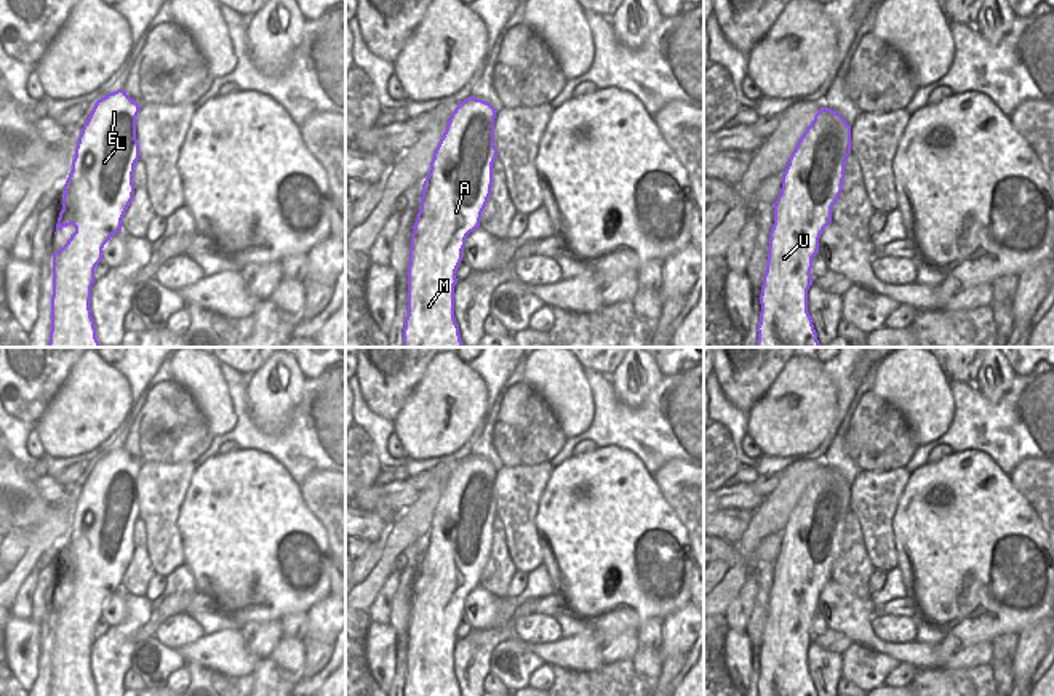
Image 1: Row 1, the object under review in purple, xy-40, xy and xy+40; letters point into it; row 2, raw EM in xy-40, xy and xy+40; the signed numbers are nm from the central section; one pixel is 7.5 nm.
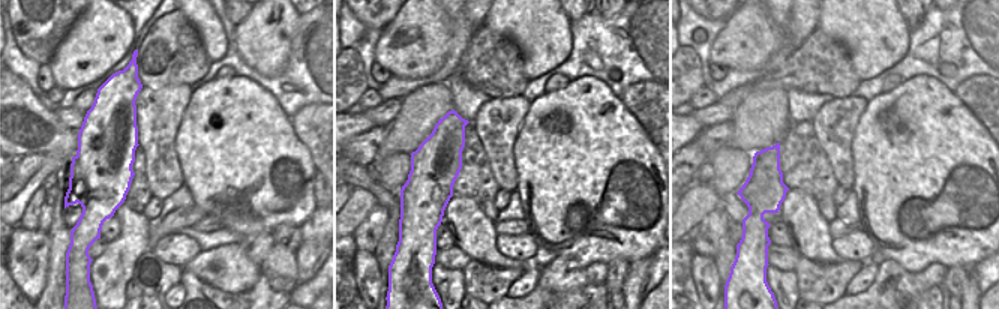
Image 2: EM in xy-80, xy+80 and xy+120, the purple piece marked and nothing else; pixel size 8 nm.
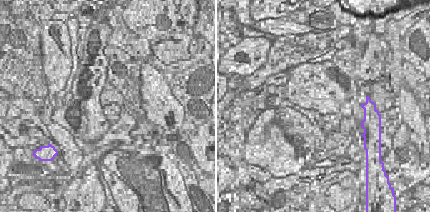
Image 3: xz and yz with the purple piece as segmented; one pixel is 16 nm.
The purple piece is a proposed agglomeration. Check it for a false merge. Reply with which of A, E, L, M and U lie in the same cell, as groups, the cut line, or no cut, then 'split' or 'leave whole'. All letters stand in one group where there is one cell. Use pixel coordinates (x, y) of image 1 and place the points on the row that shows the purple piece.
groups A E L M U; cut none; leave whole

